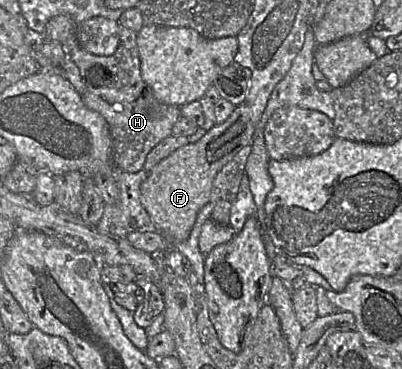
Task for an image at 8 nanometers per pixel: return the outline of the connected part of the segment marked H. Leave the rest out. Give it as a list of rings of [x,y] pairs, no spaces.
[[[120,25],[119,45],[110,56],[92,54],[79,45],[71,53],[84,81],[83,101],[88,108],[99,113],[106,121],[114,147],[114,161],[119,170],[135,173],[143,169],[149,152],[164,138],[172,135],[173,126],[181,117],[180,107],[159,102],[141,76],[140,58],[137,47],[137,32]]]

